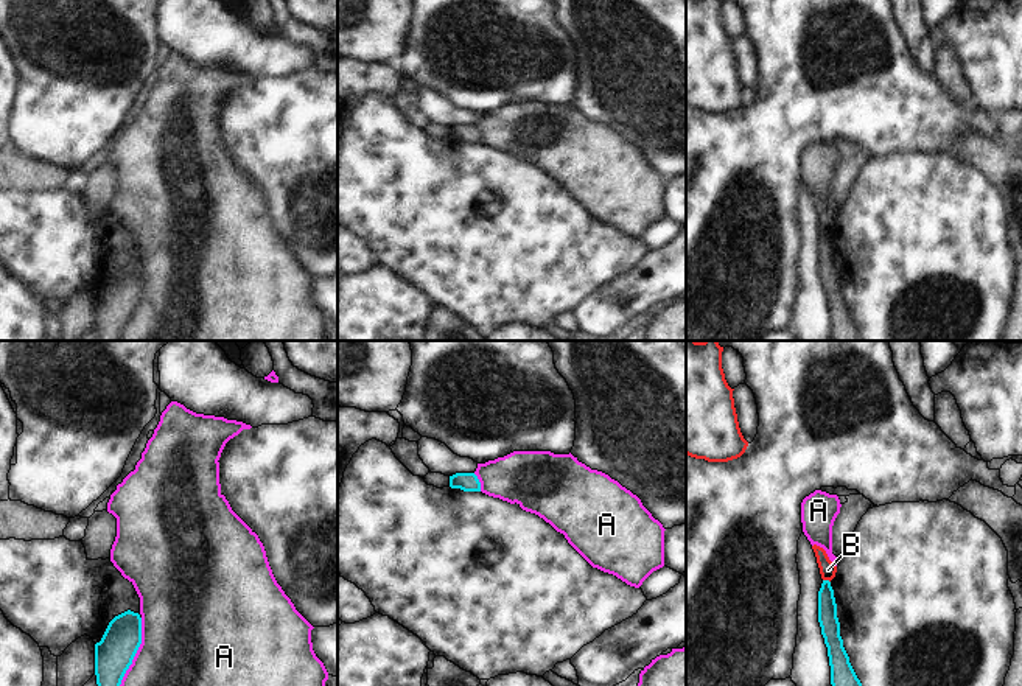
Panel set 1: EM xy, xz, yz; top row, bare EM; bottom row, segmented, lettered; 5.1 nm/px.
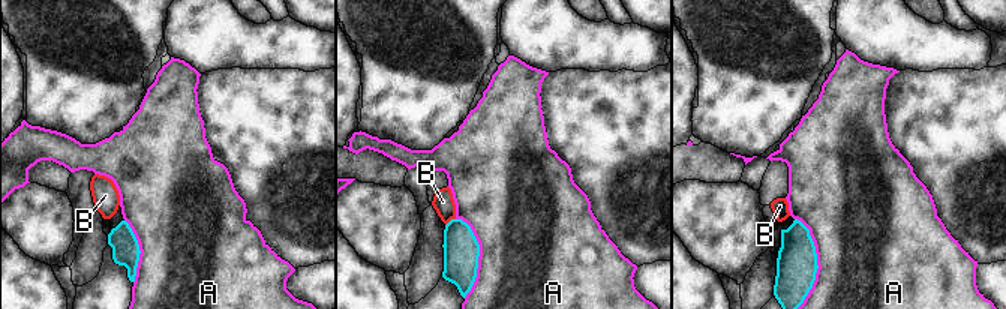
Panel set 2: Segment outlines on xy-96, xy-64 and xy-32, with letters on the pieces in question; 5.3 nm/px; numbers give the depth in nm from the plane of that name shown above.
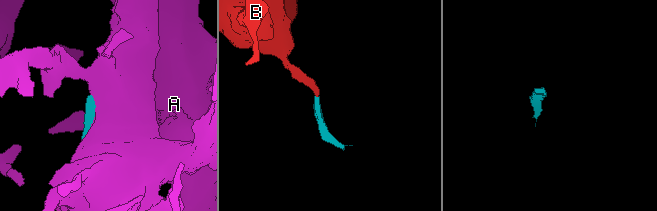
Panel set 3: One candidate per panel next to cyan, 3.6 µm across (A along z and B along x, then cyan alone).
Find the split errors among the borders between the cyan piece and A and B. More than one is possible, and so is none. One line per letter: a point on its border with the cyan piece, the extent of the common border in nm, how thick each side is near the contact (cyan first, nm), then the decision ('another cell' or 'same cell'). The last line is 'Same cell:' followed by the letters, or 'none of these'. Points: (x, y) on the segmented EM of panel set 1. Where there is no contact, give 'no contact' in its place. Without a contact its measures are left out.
A: contact xy (136, 652); length 380 nm; calibres 200 and 440 nm; another cell
B: contact yz (826, 580); length 40 nm; calibres 100 and 90 nm; another cell
Same cell: none of these

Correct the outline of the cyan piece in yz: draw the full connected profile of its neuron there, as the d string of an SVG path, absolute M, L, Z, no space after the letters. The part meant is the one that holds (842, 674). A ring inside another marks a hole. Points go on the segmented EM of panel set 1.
M823 580L818 591L818 622L824 644L828 647L831 684L862 686L843 647L843 639L840 636L840 622L837 618L837 604L829 580Z

